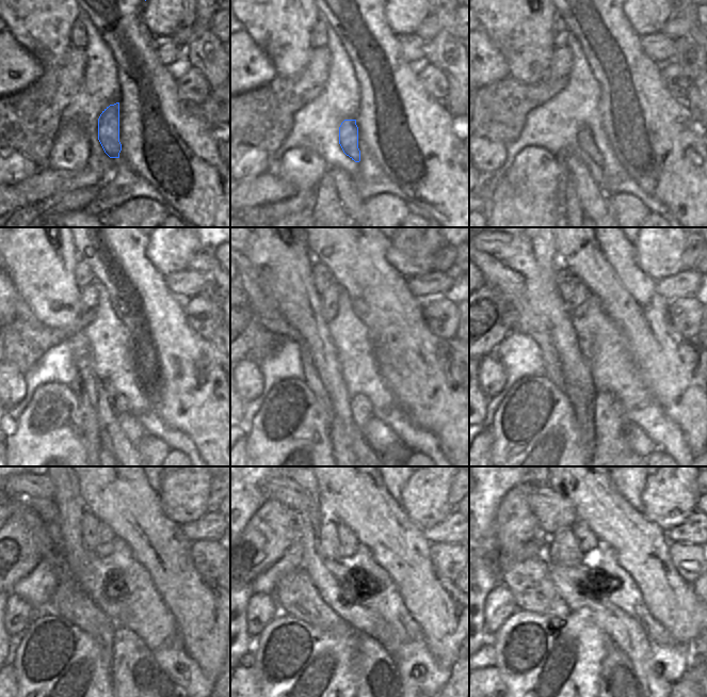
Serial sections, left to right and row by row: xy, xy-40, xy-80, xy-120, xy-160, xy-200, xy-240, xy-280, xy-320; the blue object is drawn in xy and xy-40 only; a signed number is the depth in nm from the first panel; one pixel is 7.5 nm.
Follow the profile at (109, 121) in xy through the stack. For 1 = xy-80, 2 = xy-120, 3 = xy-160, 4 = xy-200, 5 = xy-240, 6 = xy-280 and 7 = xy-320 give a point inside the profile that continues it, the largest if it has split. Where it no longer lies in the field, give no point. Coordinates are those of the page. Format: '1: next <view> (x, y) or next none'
1: next xy-80 (585, 141)
2: next xy-120 (119, 402)
3: next xy-160 (362, 409)
4: next xy-200 (610, 421)
5: next xy-240 (135, 675)
6: next xy-280 (378, 683)
7: next xy-320 (617, 681)

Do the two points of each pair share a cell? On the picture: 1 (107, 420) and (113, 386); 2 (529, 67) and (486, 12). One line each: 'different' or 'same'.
1: different
2: same

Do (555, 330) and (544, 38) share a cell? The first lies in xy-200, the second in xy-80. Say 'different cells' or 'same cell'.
same cell

